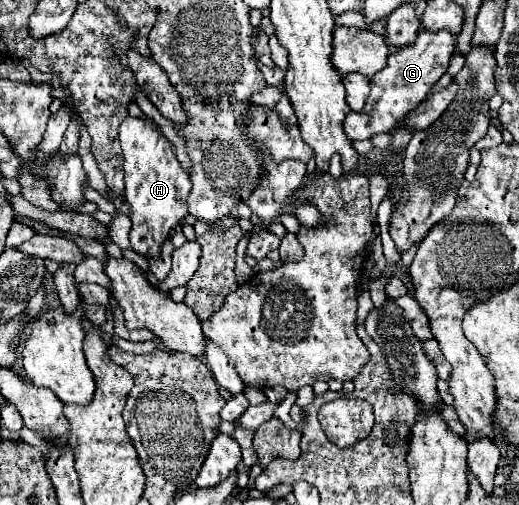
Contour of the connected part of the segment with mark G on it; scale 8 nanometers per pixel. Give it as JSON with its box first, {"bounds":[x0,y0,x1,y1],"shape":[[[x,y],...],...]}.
{"bounds":[343,31,455,141],"shape":[[[421,31],[413,45],[399,47],[387,57],[387,65],[371,77],[371,93],[363,111],[351,111],[345,117],[343,129],[351,141],[371,139],[379,133],[391,133],[399,127],[403,117],[415,109],[439,77],[447,71],[449,59],[455,53],[455,39],[449,31]]]}

